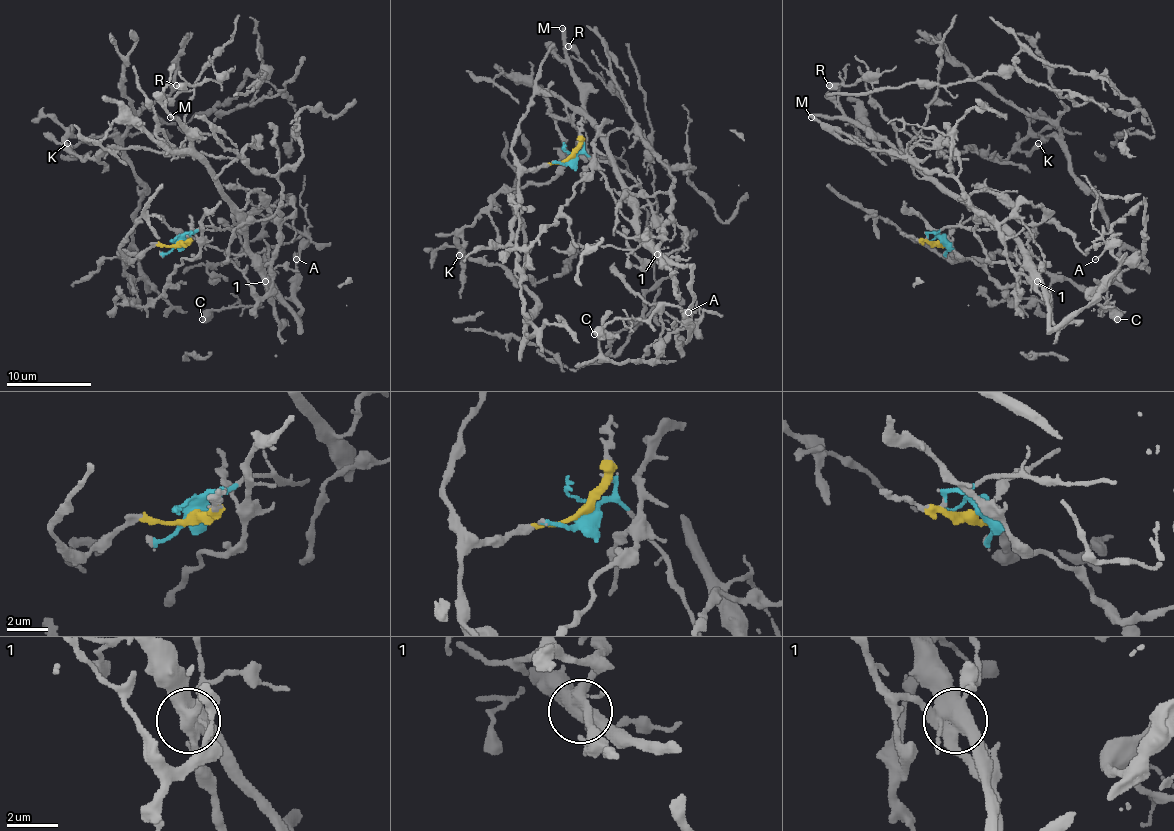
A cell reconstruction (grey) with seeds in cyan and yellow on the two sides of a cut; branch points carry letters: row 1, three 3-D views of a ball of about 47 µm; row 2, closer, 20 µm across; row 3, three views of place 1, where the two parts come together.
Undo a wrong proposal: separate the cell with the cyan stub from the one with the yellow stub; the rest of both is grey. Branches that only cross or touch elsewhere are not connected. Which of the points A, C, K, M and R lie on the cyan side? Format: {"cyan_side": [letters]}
{"cyan_side": ["A", "C", "M", "R"]}

